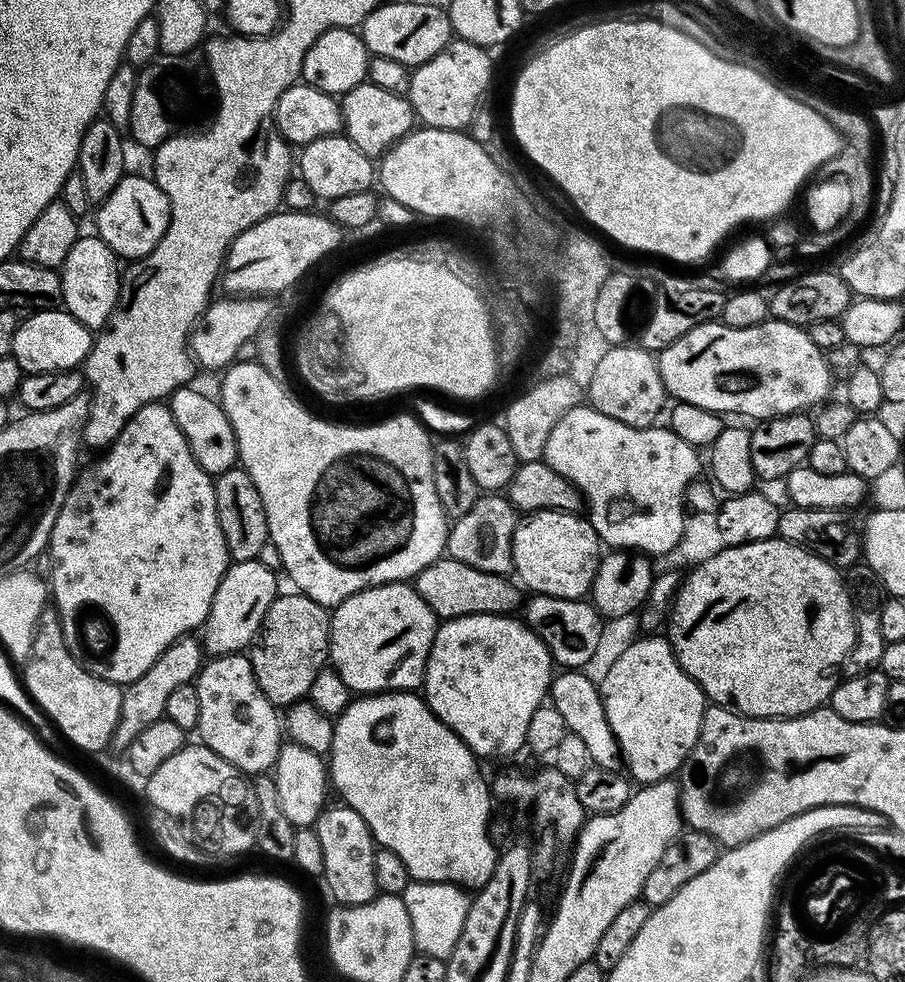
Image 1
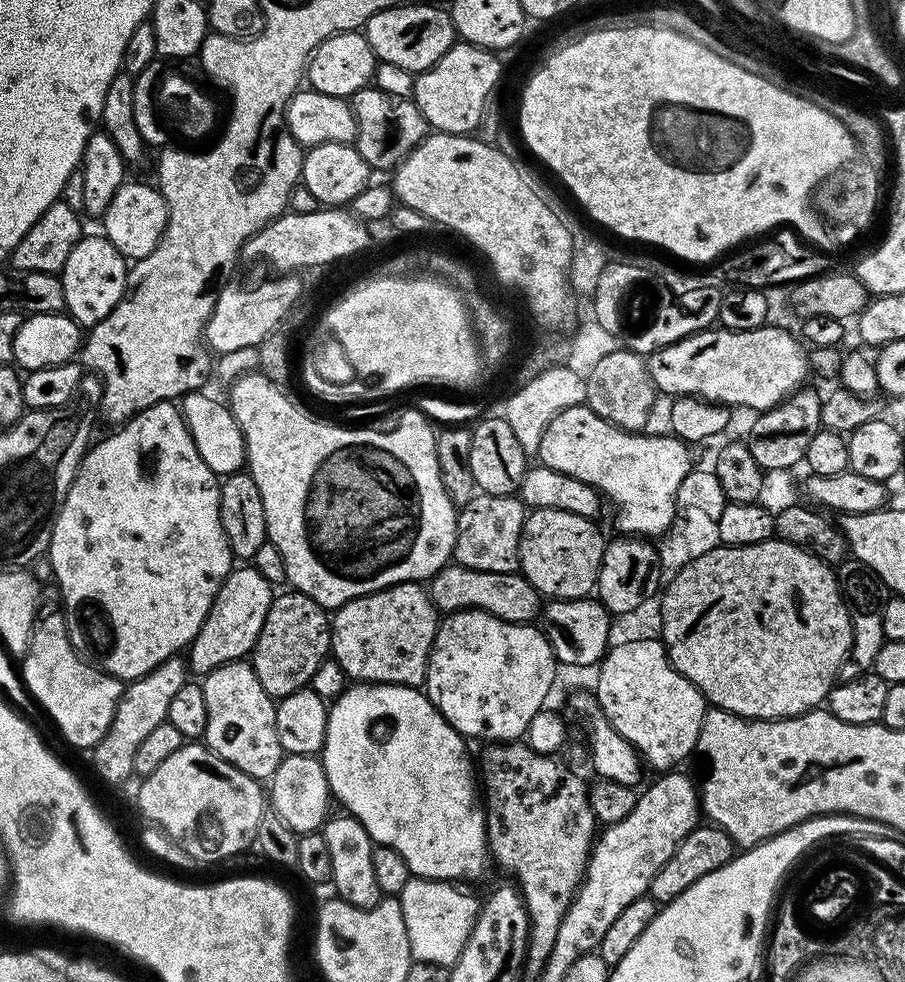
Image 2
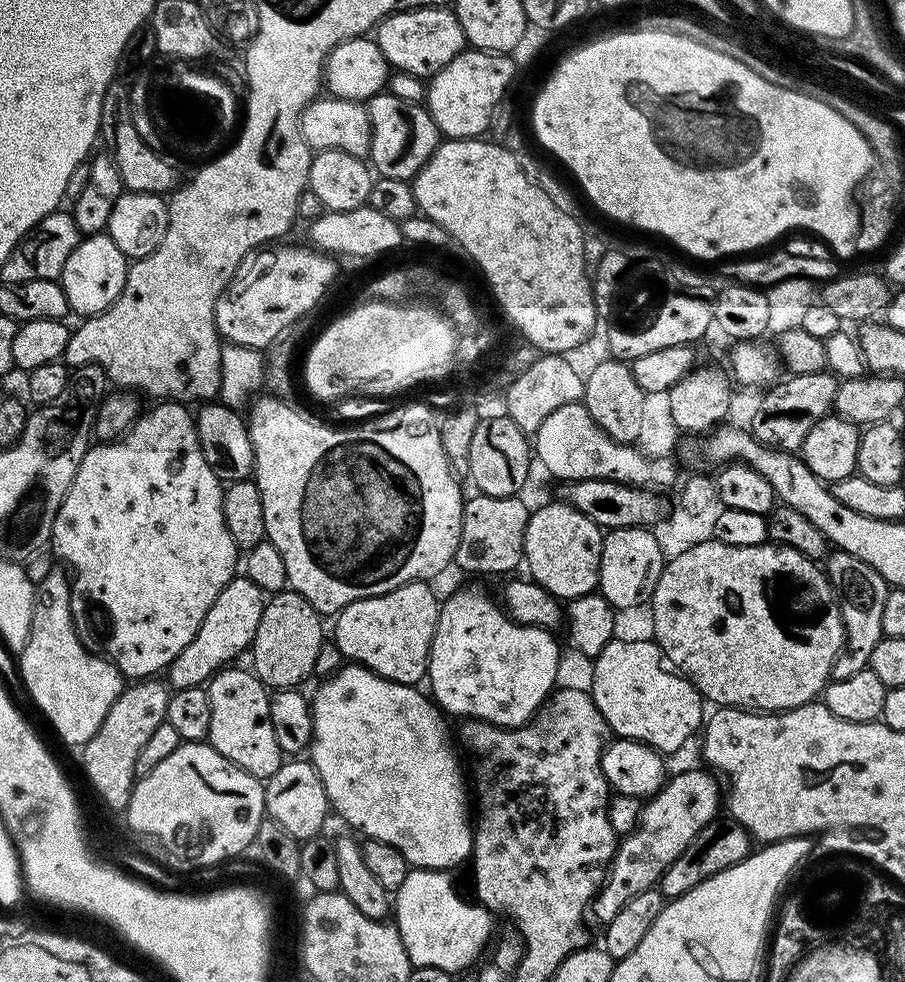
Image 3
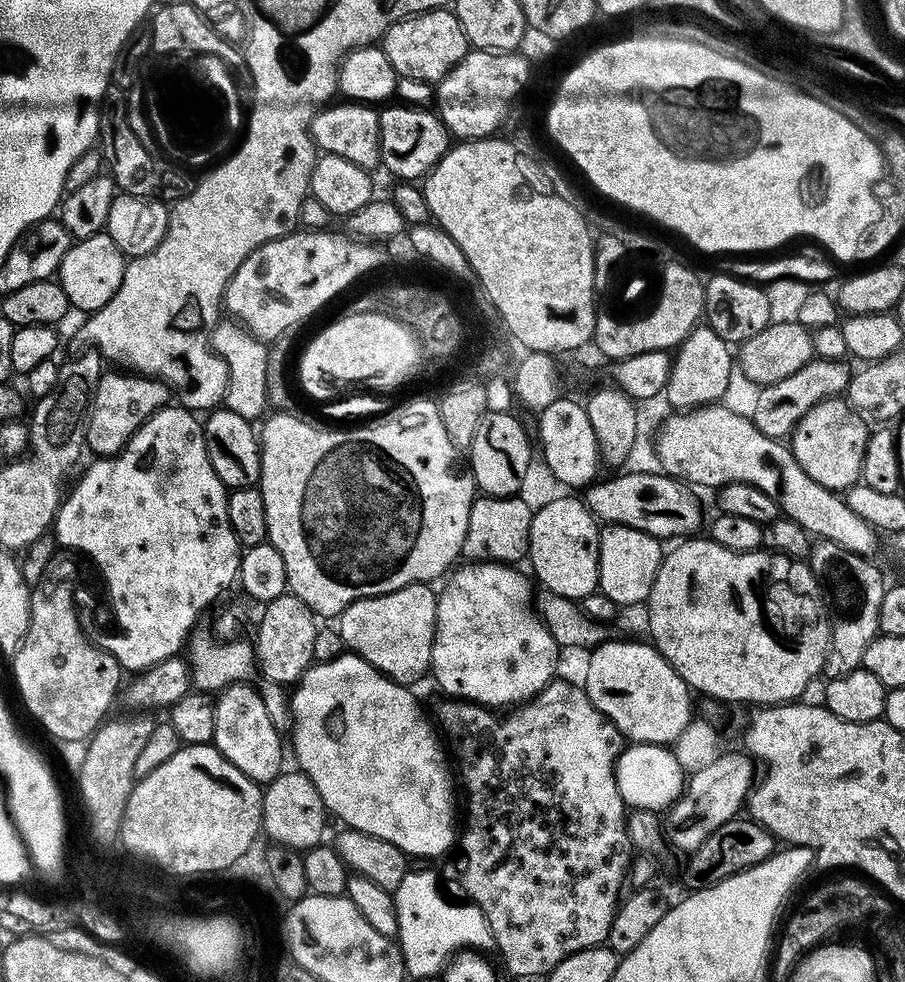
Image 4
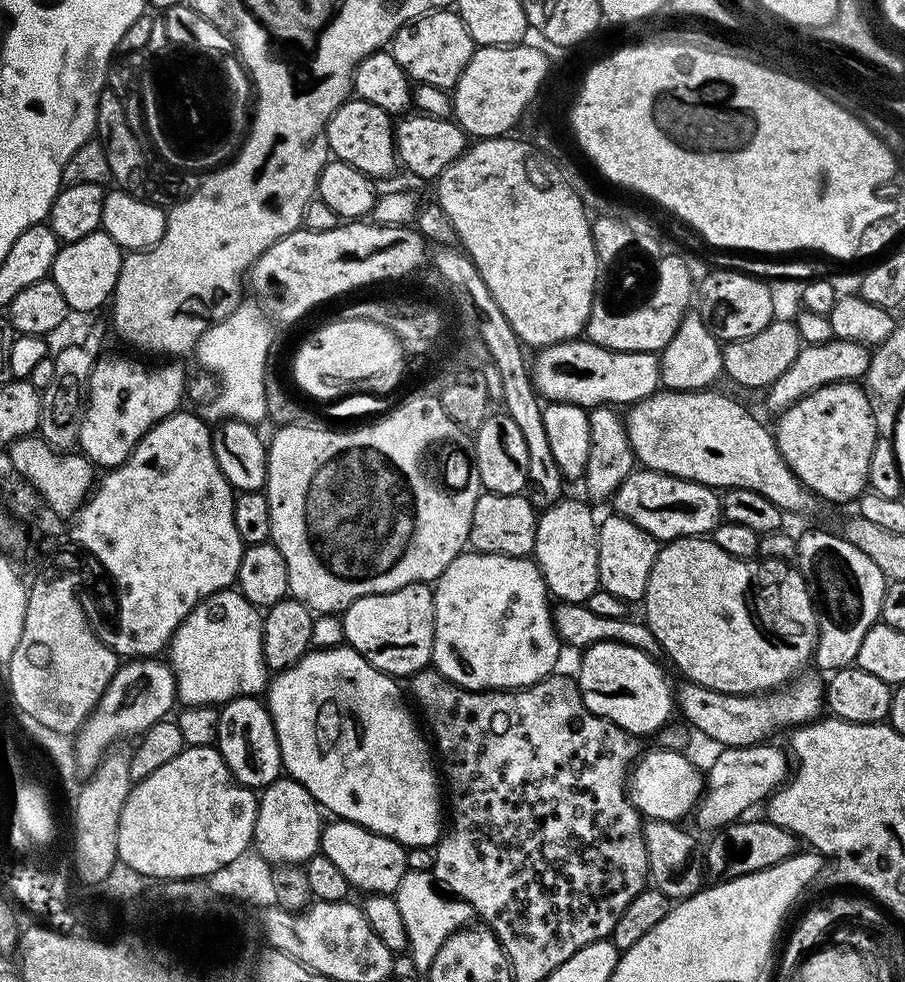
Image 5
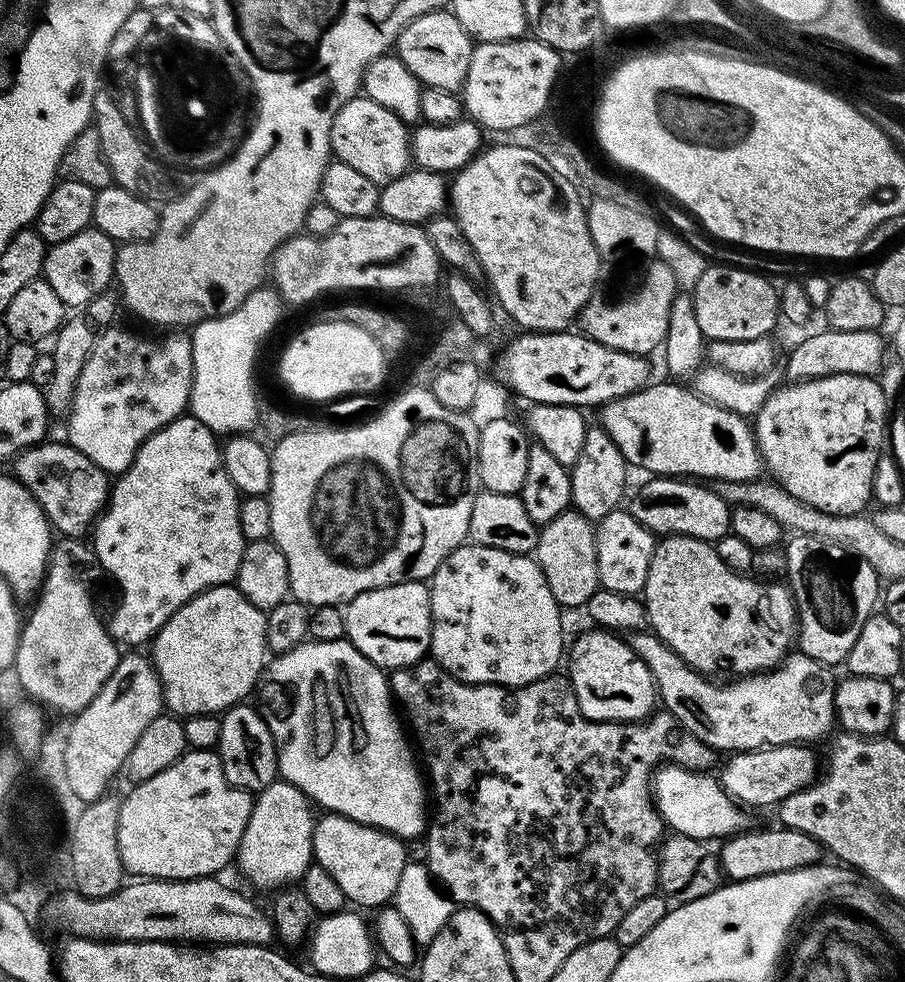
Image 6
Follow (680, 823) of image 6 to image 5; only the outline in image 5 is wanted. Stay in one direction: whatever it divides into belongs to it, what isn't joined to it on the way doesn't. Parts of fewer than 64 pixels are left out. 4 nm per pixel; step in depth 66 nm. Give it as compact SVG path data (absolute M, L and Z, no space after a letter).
M656 746L653 752L645 751L637 759L628 777L628 799L641 817L649 820L683 821L683 816L693 811L700 801L706 776L684 757L683 751Z

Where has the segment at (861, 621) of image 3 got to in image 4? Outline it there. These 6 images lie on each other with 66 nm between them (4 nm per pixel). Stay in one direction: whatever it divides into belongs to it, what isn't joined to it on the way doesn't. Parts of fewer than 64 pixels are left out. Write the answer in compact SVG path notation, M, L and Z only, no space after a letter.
M816 540L811 545L806 563L826 597L832 621L832 637L824 659L823 675L828 680L842 678L863 665L866 646L870 646L880 632L878 610L882 607L886 579L869 557L854 554L829 540Z

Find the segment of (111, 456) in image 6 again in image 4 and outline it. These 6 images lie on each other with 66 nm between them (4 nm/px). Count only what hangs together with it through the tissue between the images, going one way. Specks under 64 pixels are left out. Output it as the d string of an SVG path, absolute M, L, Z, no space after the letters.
M108 370L105 371L104 377L98 382L98 390L92 399L92 406L88 409L88 418L86 421L86 448L90 453L97 457L101 456L117 456L124 447L132 440L135 434L150 417L165 407L170 400L170 389L167 384L163 384L160 380L151 380L148 376L138 376L129 374L124 370Z

